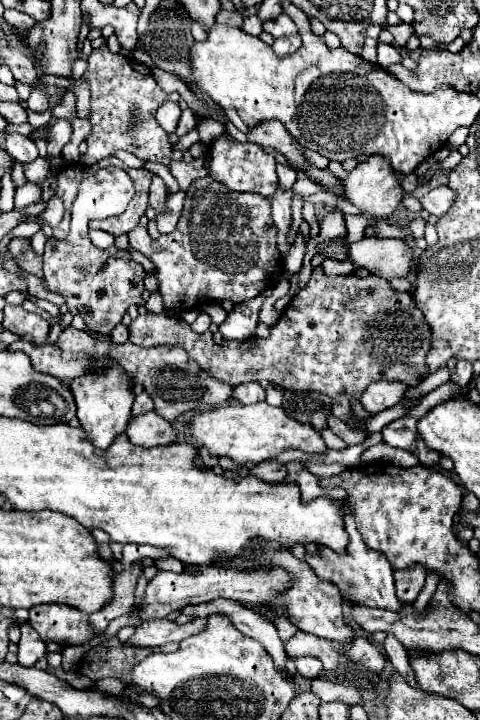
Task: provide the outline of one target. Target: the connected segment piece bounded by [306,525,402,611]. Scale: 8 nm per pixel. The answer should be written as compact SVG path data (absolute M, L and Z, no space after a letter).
M346 525L346 531L350 533L350 545L346 549L346 555L338 555L326 547L320 547L320 557L306 555L306 563L316 571L320 579L332 581L346 603L356 603L356 605L366 605L366 607L380 607L380 609L390 609L390 611L400 611L402 603L396 597L394 591L394 575L392 567L386 559L384 553L374 551L364 545L356 525Z

